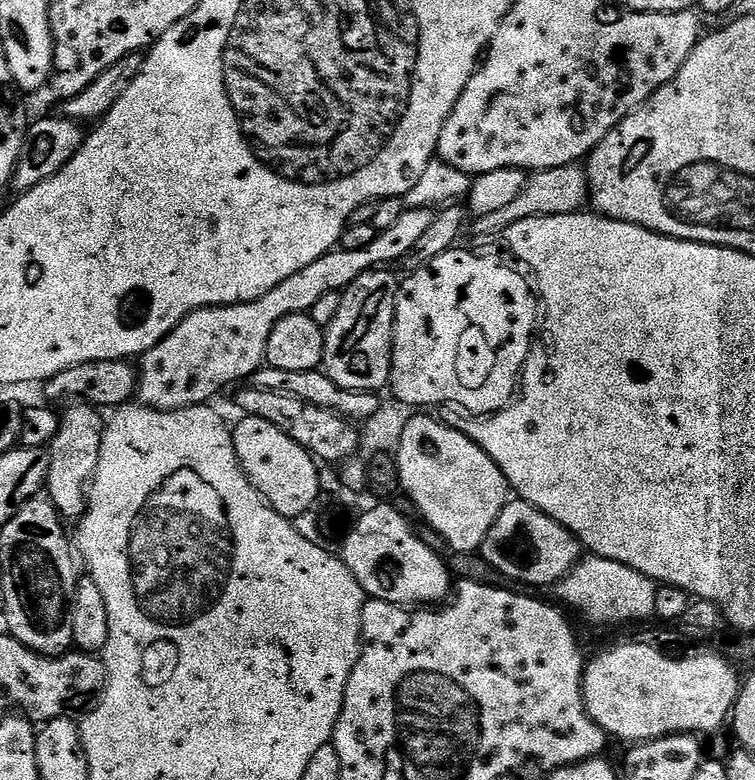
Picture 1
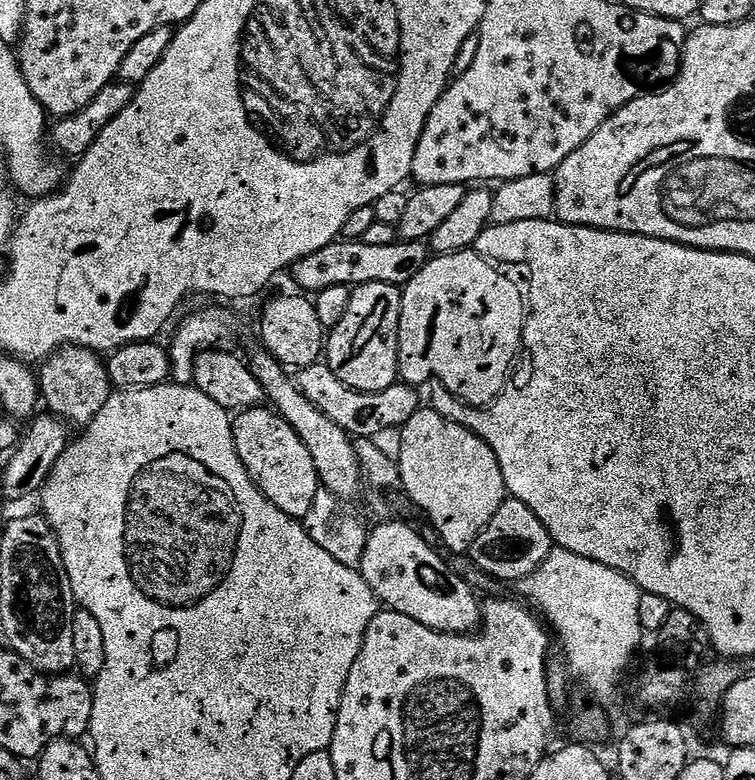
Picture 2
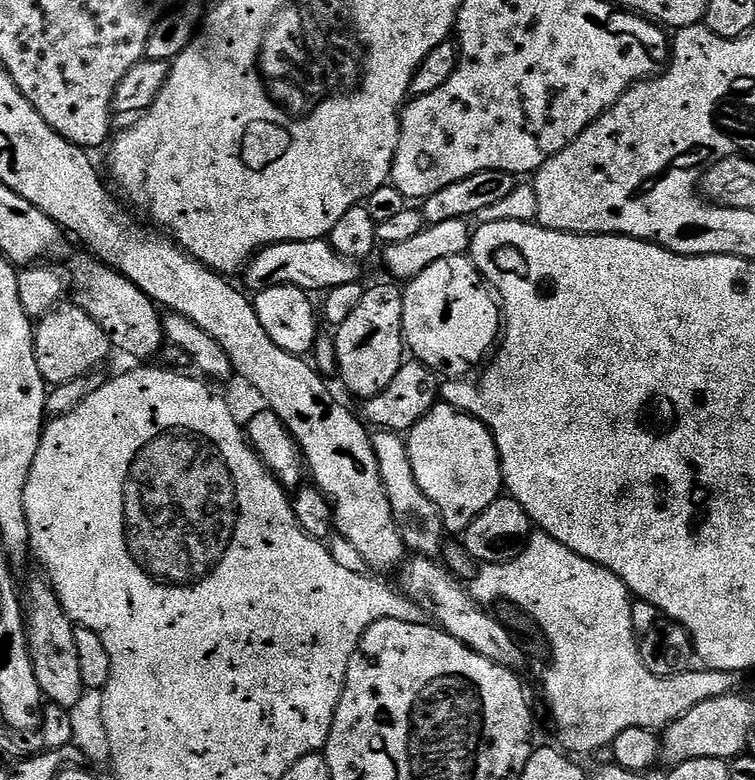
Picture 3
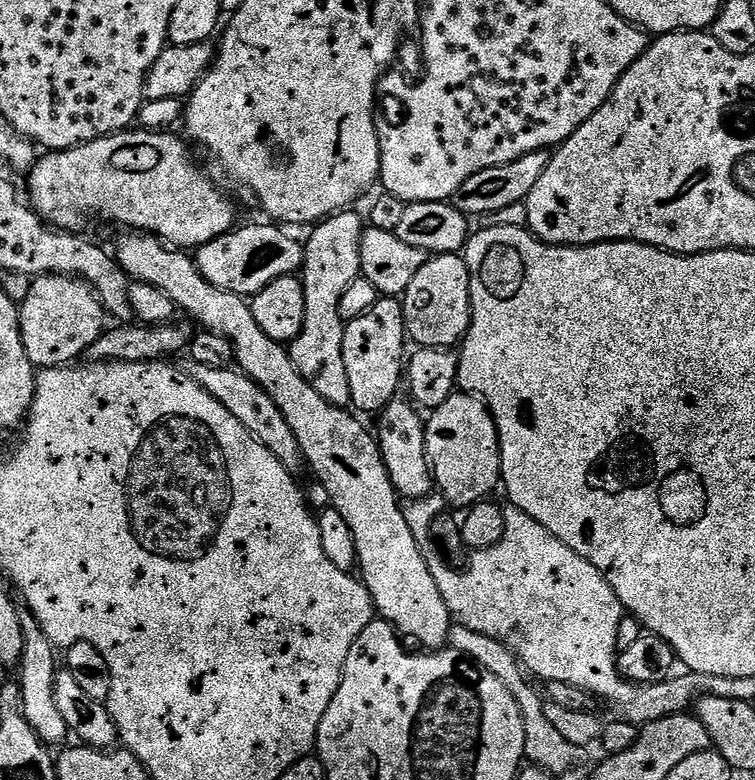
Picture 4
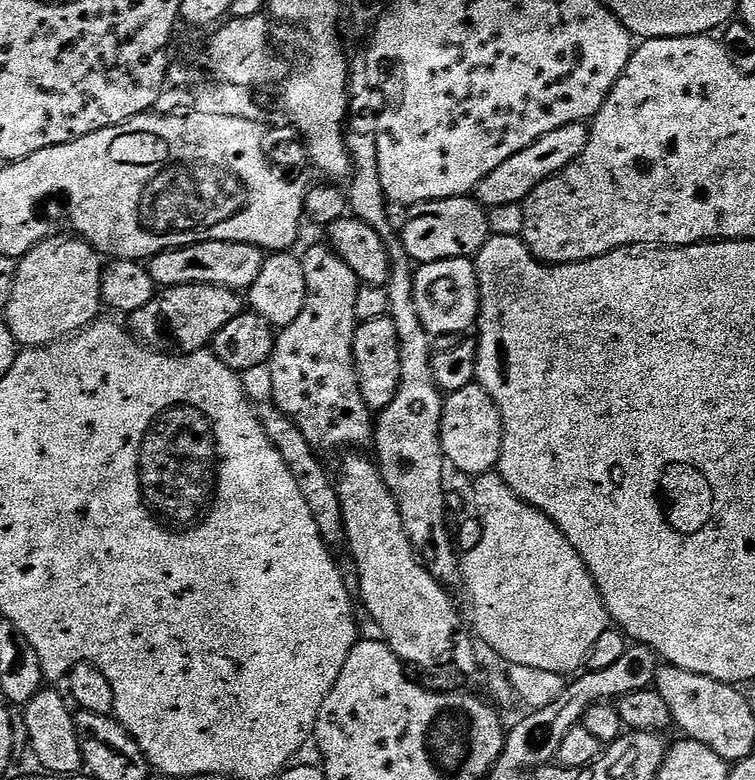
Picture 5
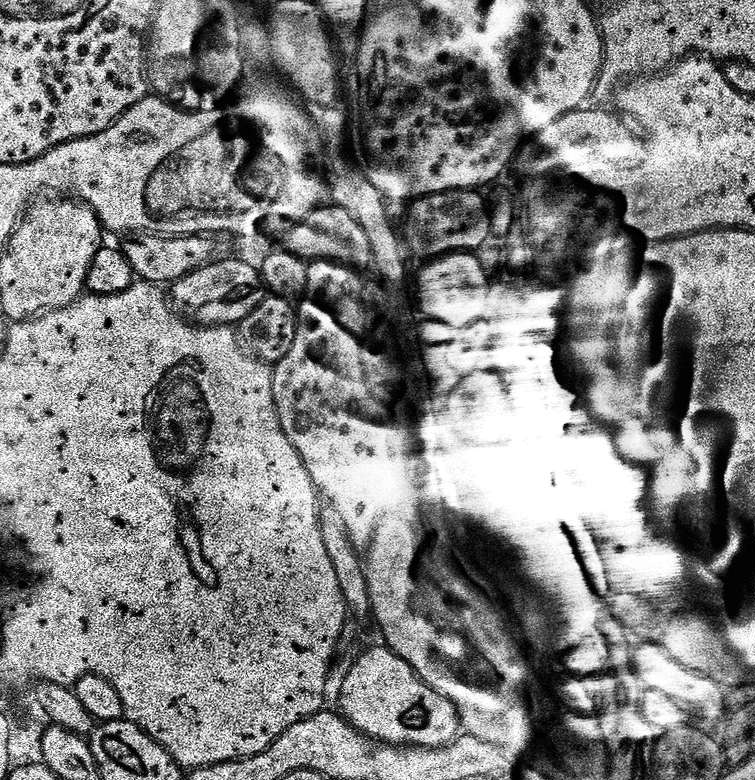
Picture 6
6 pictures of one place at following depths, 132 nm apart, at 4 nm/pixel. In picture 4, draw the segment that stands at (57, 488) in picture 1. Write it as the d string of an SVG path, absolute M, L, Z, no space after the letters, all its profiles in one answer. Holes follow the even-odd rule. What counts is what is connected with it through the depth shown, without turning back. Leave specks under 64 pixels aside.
M37 276L28 285L26 298L20 304L20 329L26 354L37 369L63 368L83 357L95 340L106 331L106 313L95 288L79 276Z

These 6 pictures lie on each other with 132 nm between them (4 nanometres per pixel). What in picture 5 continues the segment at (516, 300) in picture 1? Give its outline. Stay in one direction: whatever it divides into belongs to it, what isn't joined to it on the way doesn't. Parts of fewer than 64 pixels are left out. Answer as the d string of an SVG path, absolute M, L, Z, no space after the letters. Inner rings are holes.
M450 258L429 264L421 264L415 269L412 282L414 302L418 306L418 318L429 336L452 336L464 332L477 323L480 315L480 287L476 277L476 265L468 258Z

